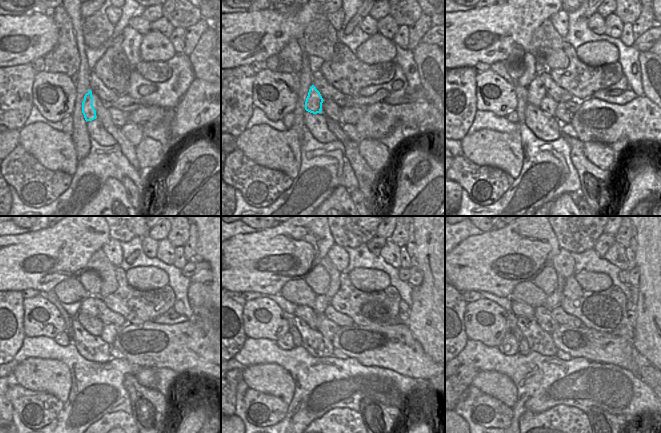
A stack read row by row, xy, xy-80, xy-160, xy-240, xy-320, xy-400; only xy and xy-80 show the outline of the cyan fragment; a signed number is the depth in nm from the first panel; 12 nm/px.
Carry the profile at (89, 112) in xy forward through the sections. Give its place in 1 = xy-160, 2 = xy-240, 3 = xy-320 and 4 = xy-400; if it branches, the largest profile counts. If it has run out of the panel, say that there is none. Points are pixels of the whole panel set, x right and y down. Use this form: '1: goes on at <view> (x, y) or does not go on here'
1: goes on at xy-160 (536, 90)
2: goes on at xy-240 (89, 307)
3: goes on at xy-320 (321, 302)
4: goes on at xy-400 (553, 300)

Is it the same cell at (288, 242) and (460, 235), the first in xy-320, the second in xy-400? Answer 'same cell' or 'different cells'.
different cells

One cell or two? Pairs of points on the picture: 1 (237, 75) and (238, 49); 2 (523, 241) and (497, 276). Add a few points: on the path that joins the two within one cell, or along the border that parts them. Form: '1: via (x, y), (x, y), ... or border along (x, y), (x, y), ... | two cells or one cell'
1: border along (249, 64), (234, 66), (231, 69) | two cells
2: via (512, 252), (499, 256), (490, 265) | one cell

